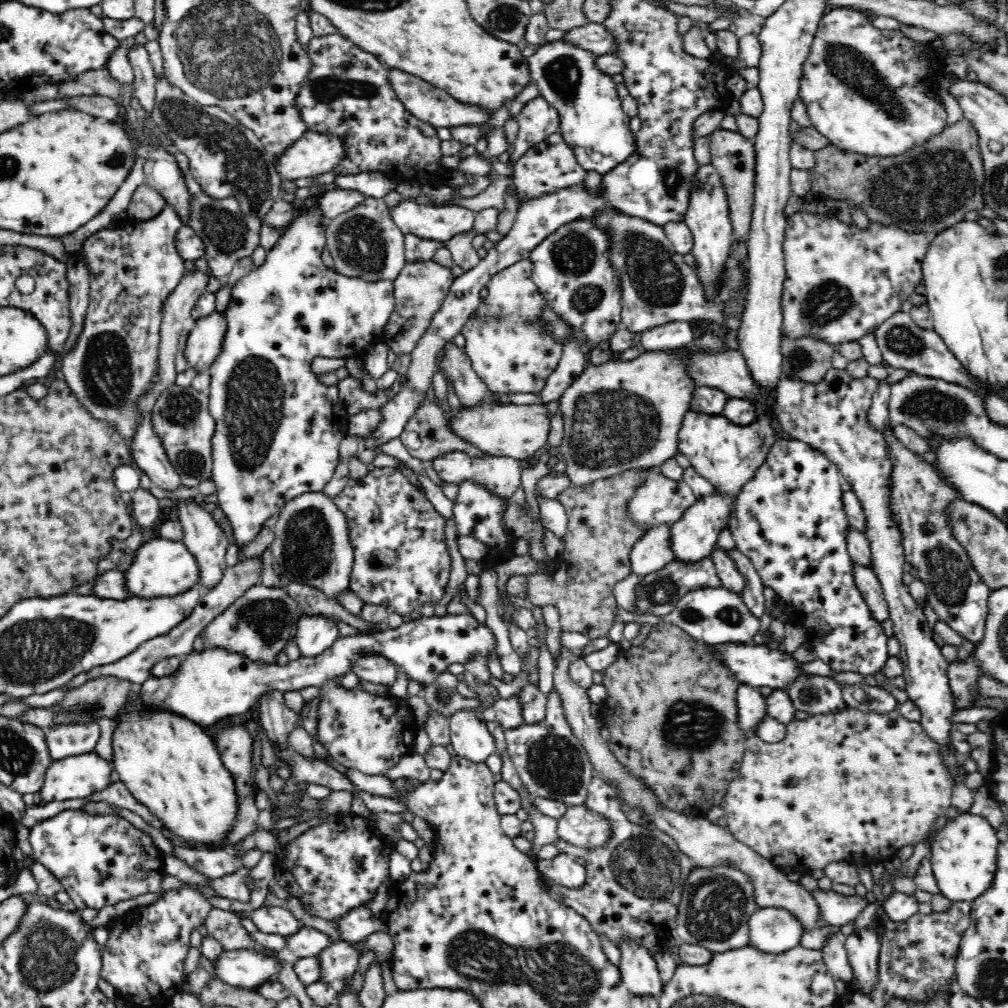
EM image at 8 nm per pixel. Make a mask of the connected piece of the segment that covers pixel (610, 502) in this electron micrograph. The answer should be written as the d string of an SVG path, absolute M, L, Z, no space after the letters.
M640 469L625 470L624 472L615 474L610 478L600 479L596 482L593 482L585 489L574 489L574 487L567 487L566 490L563 490L557 496L557 500L564 505L568 518L568 532L566 536L563 537L565 545L562 547L562 552L556 557L556 560L553 560L552 562L554 565L554 572L551 578L542 572L534 572L534 574L526 575L526 598L528 598L528 600L535 606L546 606L546 604L555 606L559 610L559 621L563 631L581 632L582 634L588 634L591 639L595 639L606 636L608 634L608 630L612 628L612 625L614 624L614 612L616 612L616 606L618 606L614 596L612 595L612 586L614 586L618 580L622 580L623 578L626 578L626 576L630 576L630 561L628 561L628 558L630 558L630 550L632 550L634 542L636 542L638 538L645 533L645 530L642 529L642 527L636 527L636 523L632 523L632 521L628 519L628 515L626 515L626 511L624 511L624 508L626 508L626 502L632 498L632 494L634 494L636 486L640 484L640 480L642 480L642 471L640 471Z

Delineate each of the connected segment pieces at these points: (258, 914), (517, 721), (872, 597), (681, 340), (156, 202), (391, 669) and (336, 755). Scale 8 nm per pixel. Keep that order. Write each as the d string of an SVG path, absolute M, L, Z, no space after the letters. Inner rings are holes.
M262 905L252 910L249 918L256 926L256 930L265 934L278 934L286 937L298 932L298 919L292 912L278 906Z
M520 691L510 693L506 699L496 697L487 699L484 709L483 718L486 721L497 722L503 731L521 730L526 724L522 717L522 703L520 703Z
M852 560L852 577L854 577L854 583L860 589L860 593L862 593L875 619L878 622L887 623L889 619L888 603L884 601L882 585L880 585L880 581L874 575L872 569Z
M688 321L668 322L667 324L640 332L641 346L646 351L682 349L692 344L694 334Z
M142 184L136 188L127 209L128 219L134 223L155 218L167 206L164 198L150 186Z
M362 650L361 656L351 668L362 681L372 684L390 687L396 680L395 664L378 653L364 653Z
M342 678L329 679L318 687L320 704L318 705L318 742L326 747L333 760L349 769L356 769L369 775L380 775L392 768L406 755L412 752L411 746L420 729L414 721L407 699L396 698L391 693L386 696L374 696L362 688L347 690L341 684Z

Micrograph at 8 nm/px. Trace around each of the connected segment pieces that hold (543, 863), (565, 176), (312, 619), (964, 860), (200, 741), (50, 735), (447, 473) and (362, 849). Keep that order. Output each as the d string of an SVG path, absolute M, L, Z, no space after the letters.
M558 853L550 860L540 859L537 869L552 882L566 888L578 888L586 880L584 865L576 863L575 856Z
M560 132L551 134L544 142L535 144L526 151L516 162L514 174L517 190L515 192L518 208L530 200L538 200L544 194L562 192L564 188L582 188L587 170L584 170L576 161L572 149L564 142Z
M325 614L300 616L293 639L300 649L301 657L314 657L330 648L341 637L337 622L333 616Z
M960 813L939 830L931 844L930 862L938 892L952 902L971 902L990 888L996 872L997 848L1002 835L986 818Z
M138 686L129 691L127 702L118 710L112 734L112 765L116 780L122 781L126 789L144 807L165 824L165 828L192 844L216 844L228 828L232 828L238 796L230 771L222 765L213 740L204 728L182 714L176 714L154 705L146 705Z
M72 724L47 729L47 745L52 760L59 761L78 754L94 753L100 738L99 724Z
M453 450L433 460L433 467L440 480L456 485L464 481L472 482L484 488L486 492L500 498L500 501L506 506L510 504L510 498L520 487L522 468L519 464L518 460L510 457L492 457L486 454L480 457L472 457L460 450Z
M341 814L332 825L317 826L302 832L273 852L275 870L291 872L301 890L299 906L312 916L328 920L344 916L352 908L369 902L376 888L388 878L388 862L394 843L376 827L372 817Z

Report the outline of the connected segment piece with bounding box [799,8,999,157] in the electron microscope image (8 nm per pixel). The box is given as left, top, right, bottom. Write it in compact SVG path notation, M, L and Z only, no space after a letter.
M848 8L827 10L814 32L799 88L799 97L808 108L814 129L828 139L828 144L866 157L895 157L926 144L948 126L946 109L934 92L946 59L950 56L966 58L974 49L980 53L999 52L998 42L978 42L963 32L944 32L941 40L942 46L933 50L932 57L930 47L904 36L900 29L878 29L864 12Z

